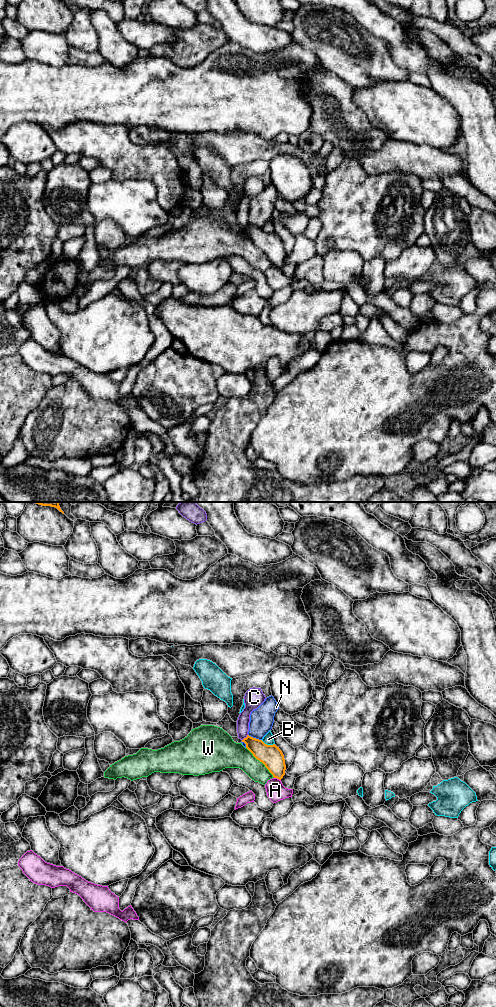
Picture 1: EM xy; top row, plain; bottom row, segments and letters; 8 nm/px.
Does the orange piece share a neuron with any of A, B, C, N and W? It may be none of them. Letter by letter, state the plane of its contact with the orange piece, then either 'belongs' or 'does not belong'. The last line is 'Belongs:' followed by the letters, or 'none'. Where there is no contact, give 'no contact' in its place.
A: meets orange in xy; does not belong
B: meets orange in xy; does not belong
C: meets orange in xy; does not belong
N: meets orange in xy; does not belong
W: meets orange in xy; does not belong
Belongs: none

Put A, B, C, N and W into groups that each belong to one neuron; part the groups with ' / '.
A / B / C / N / W

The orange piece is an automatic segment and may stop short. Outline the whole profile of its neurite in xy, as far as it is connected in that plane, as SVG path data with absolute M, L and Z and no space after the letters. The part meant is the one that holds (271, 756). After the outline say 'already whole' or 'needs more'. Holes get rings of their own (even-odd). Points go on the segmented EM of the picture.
M247 735L242 740L253 756L262 762L274 778L281 780L285 775L286 765L282 751L275 744L267 745L262 740Z; already whole

